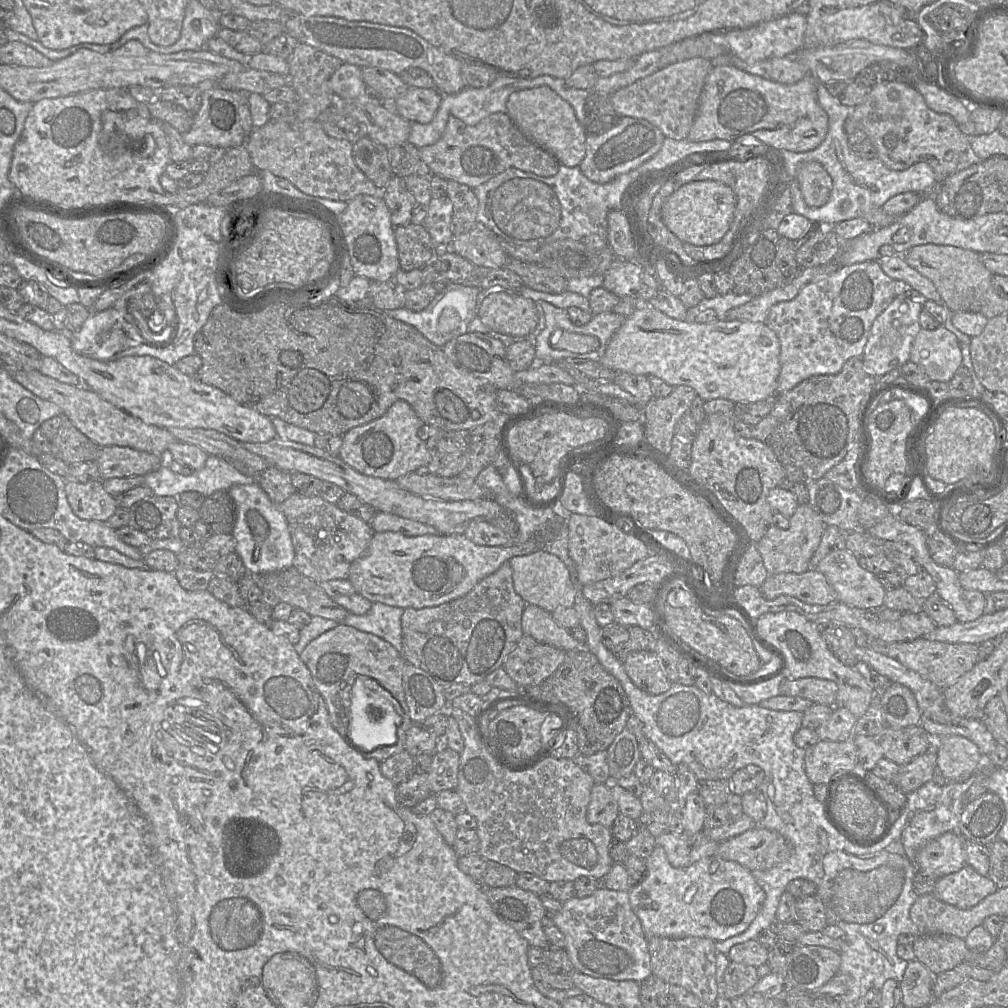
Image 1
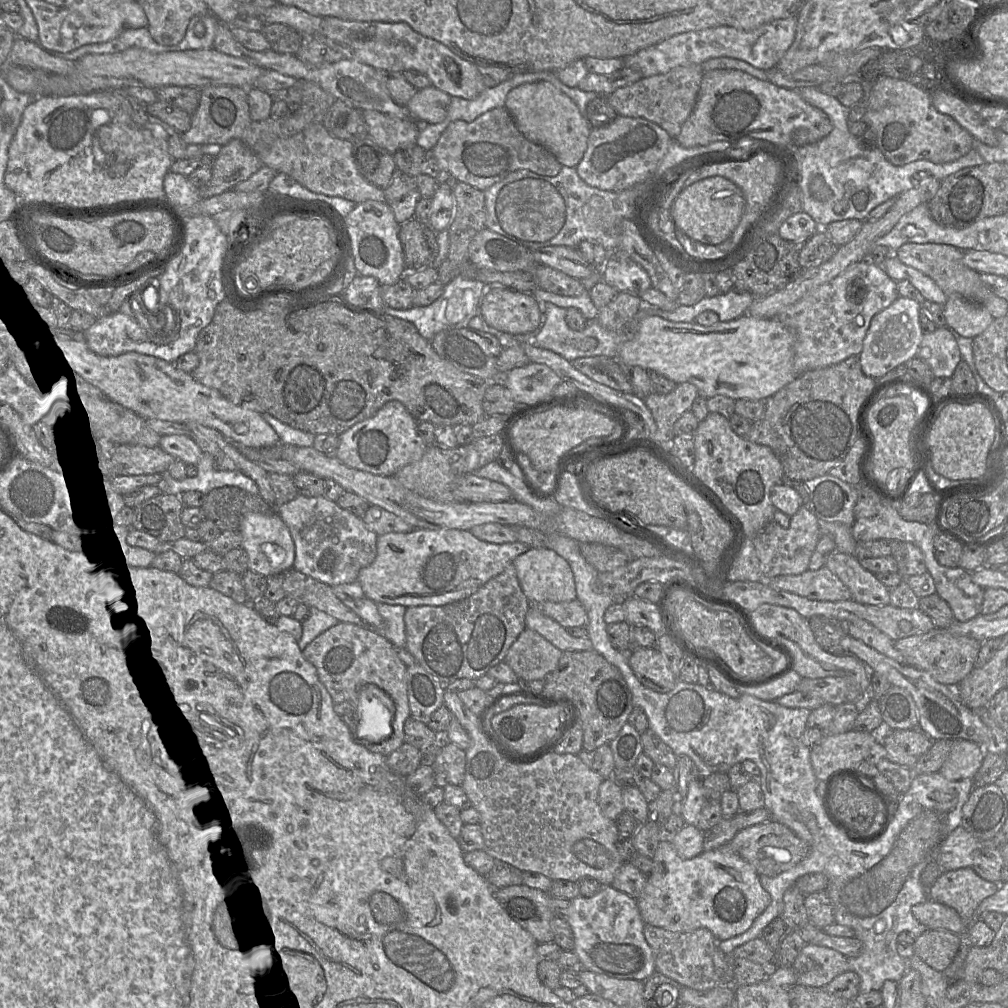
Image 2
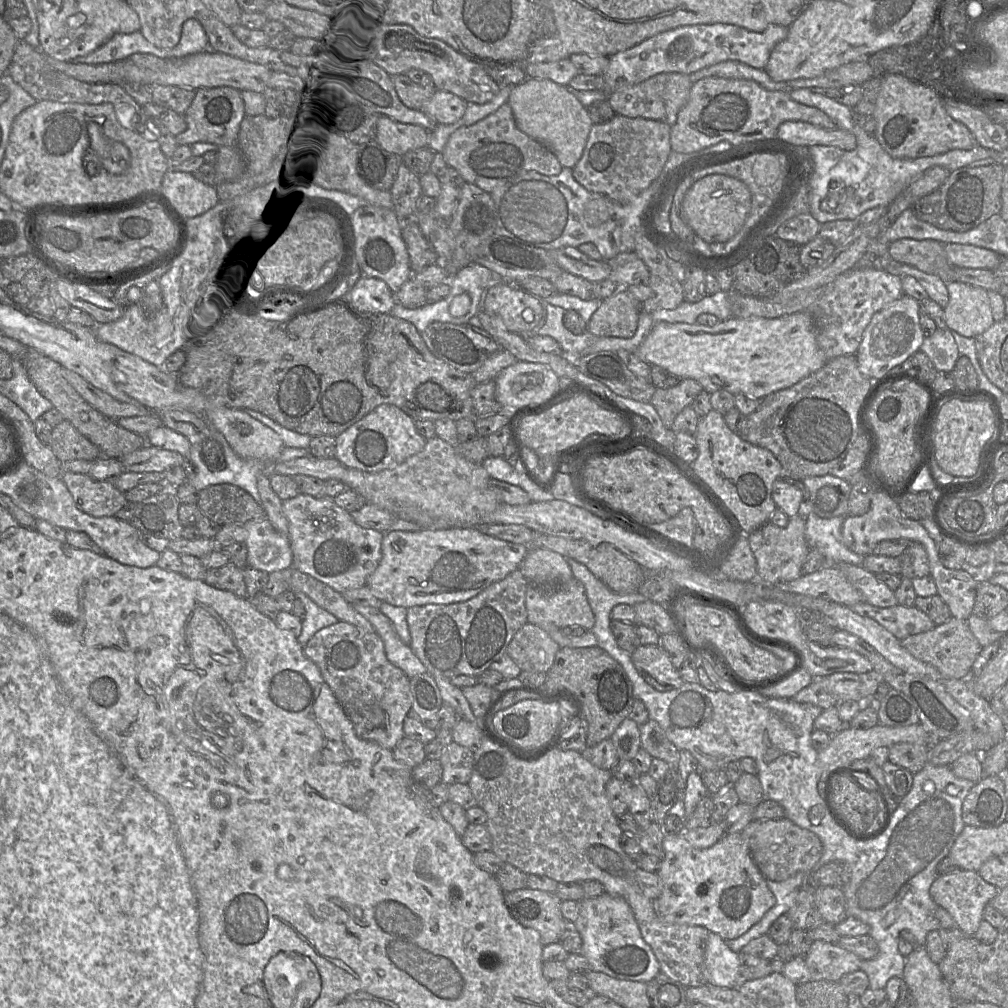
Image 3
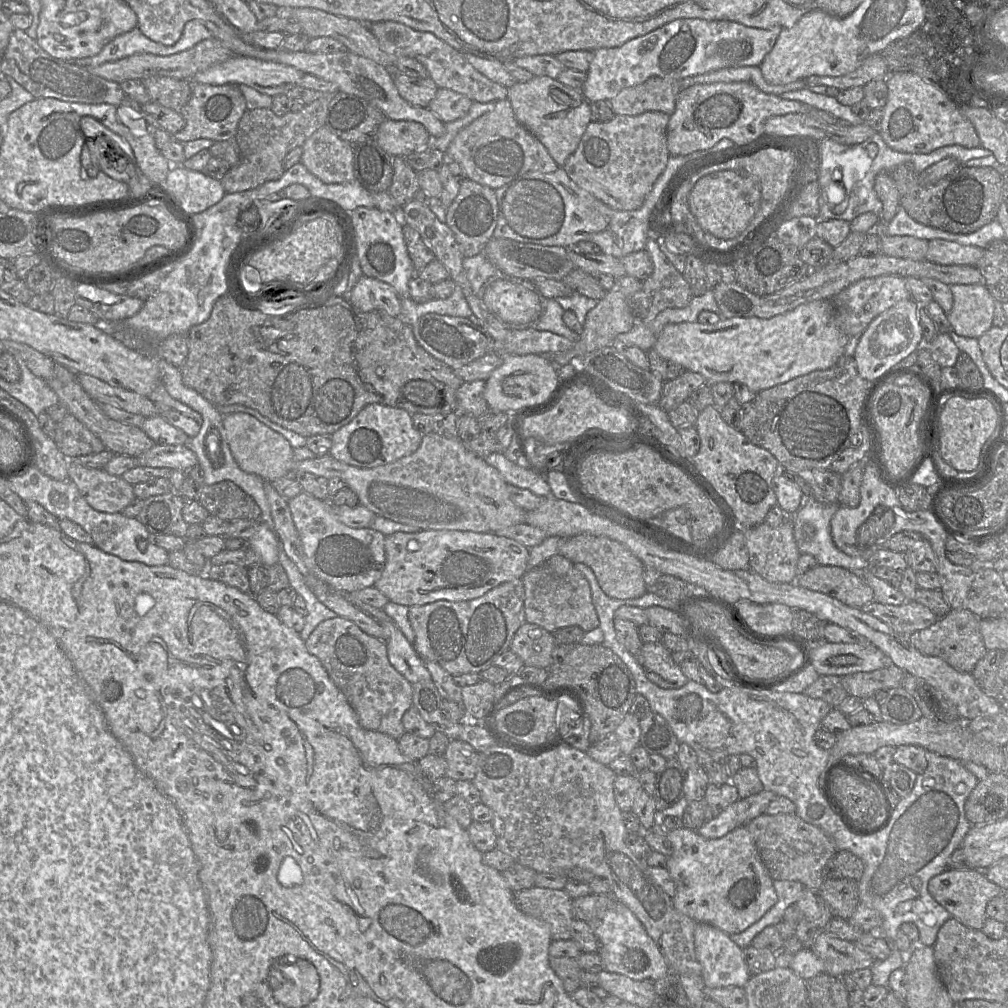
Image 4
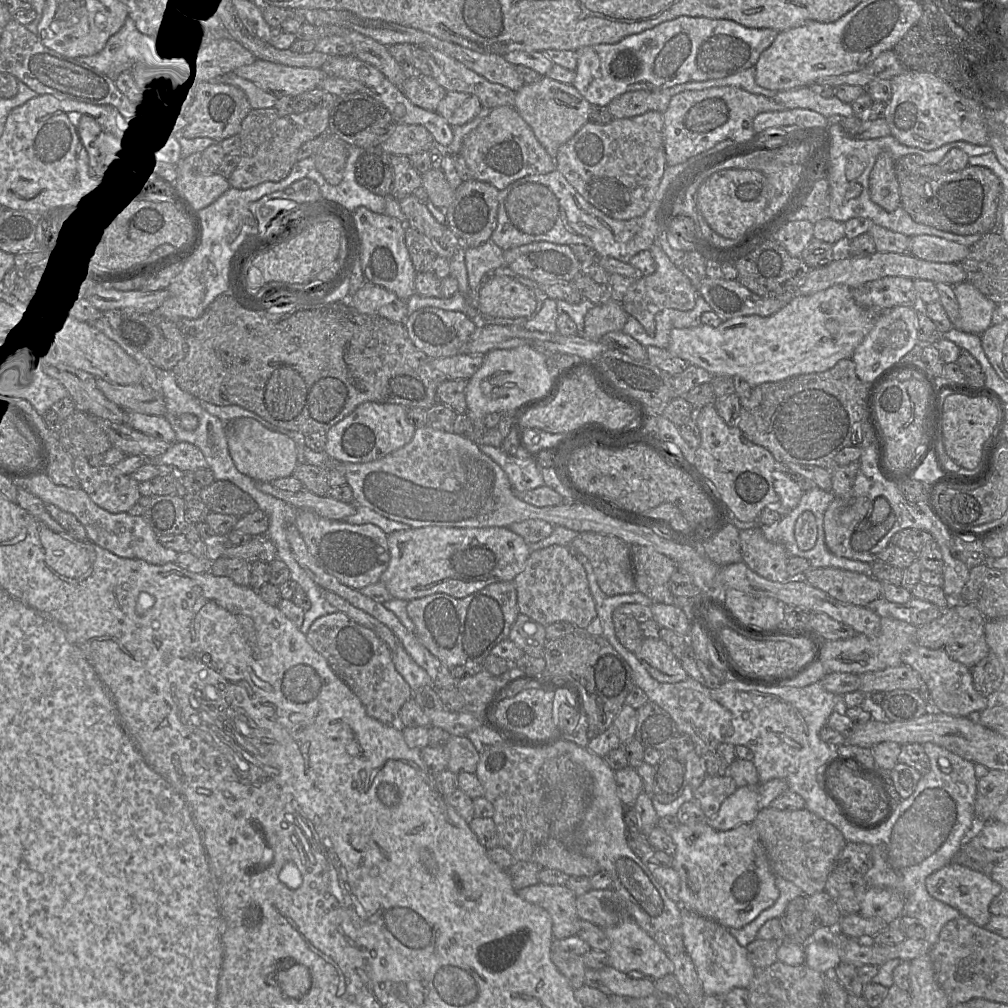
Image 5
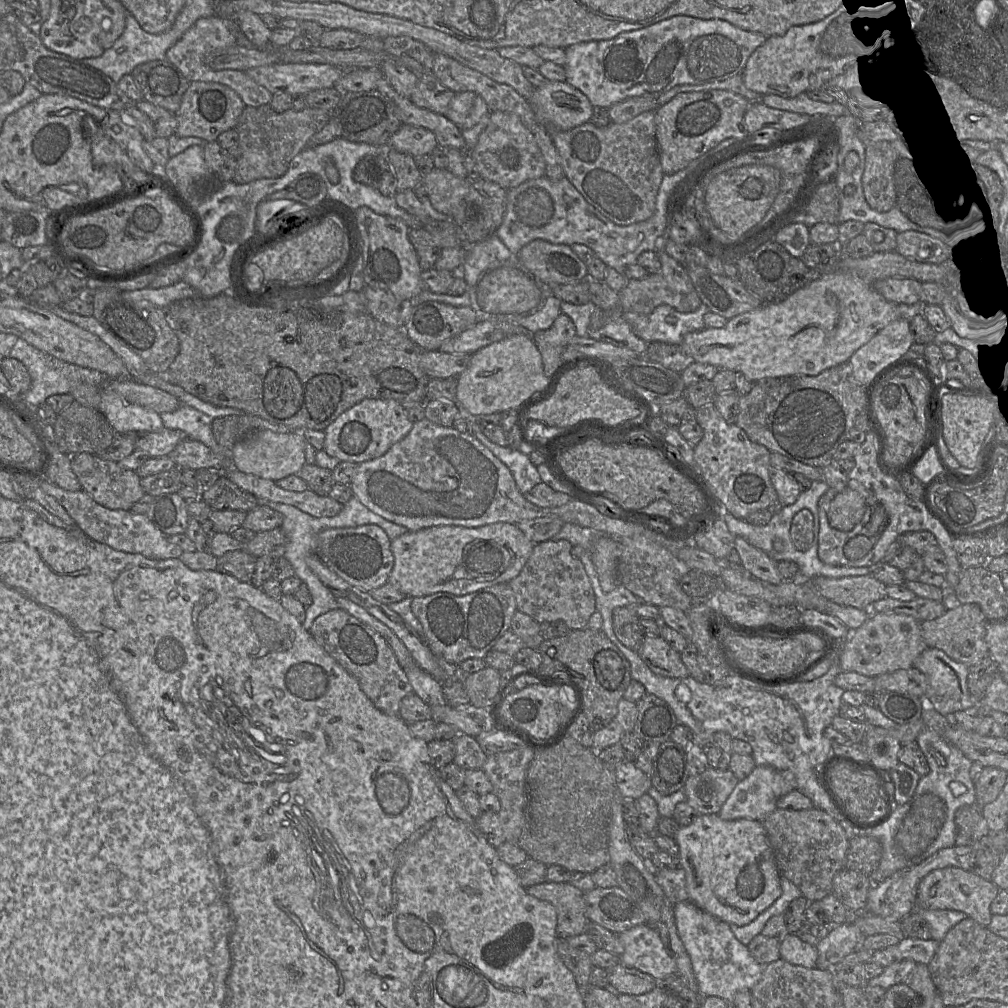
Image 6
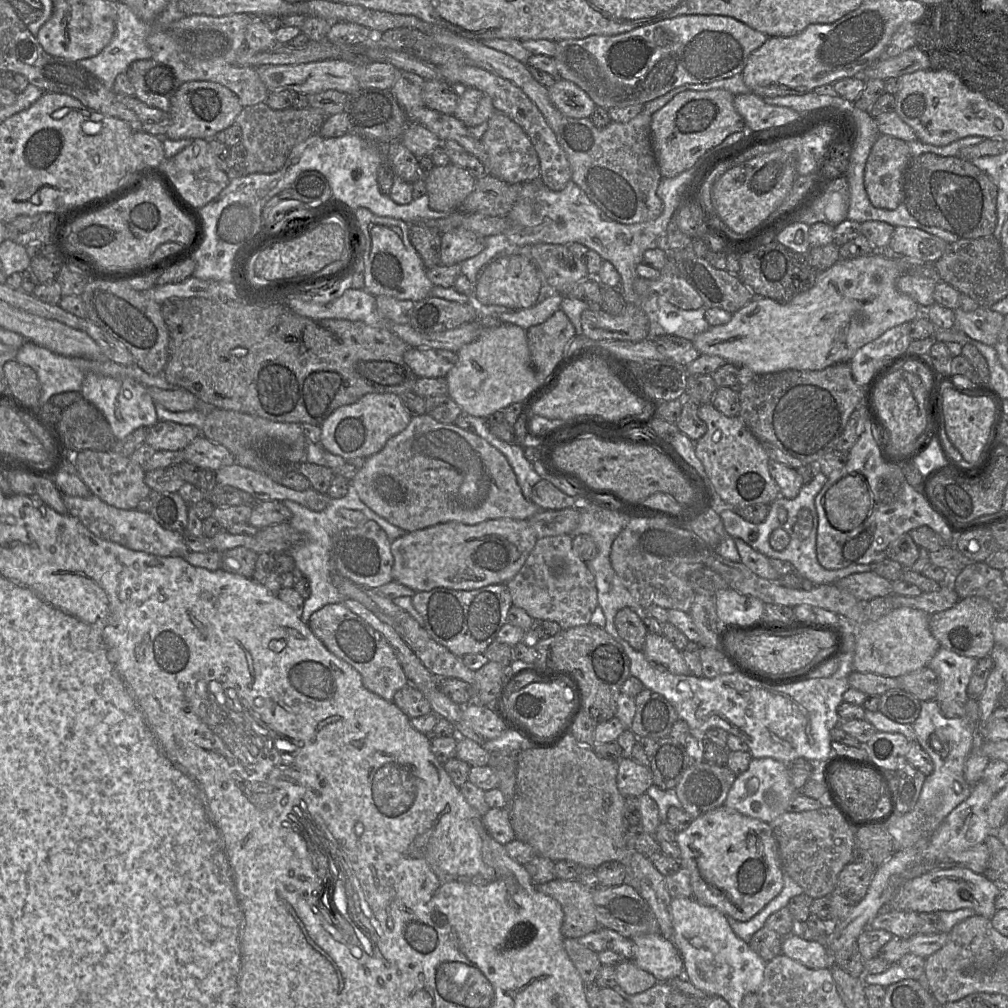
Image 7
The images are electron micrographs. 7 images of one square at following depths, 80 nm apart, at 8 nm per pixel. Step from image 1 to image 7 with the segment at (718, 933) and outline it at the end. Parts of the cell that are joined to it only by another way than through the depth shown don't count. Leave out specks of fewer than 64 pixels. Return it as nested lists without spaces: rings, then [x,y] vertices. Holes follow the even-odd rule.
[[[722,805],[698,816],[688,828],[677,832],[676,843],[681,850],[681,867],[689,871],[692,897],[740,922],[747,922],[753,918],[783,888],[783,869],[778,843],[767,822]]]

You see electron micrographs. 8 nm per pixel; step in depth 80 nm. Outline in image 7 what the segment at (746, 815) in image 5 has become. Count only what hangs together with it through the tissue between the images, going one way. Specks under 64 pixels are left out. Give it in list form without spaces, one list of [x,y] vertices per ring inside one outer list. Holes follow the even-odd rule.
[[[770,757],[752,758],[748,769],[737,775],[724,805],[744,815],[770,823],[787,811],[797,790],[791,783],[787,764]]]

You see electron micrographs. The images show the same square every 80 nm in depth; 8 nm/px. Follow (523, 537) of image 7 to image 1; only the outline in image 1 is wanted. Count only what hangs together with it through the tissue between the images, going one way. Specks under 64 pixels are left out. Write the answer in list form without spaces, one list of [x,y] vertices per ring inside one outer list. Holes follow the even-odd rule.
[[[391,531],[374,532],[367,551],[351,564],[347,579],[356,593],[372,603],[421,609],[467,595],[503,563],[536,551],[538,545],[535,540],[507,546],[481,546],[464,534],[405,536]]]

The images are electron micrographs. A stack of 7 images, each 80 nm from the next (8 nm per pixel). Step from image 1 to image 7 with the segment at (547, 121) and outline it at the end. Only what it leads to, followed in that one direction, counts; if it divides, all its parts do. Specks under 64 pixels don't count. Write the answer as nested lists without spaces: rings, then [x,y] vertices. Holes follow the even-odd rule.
[[[557,78],[548,93],[553,105],[567,117],[590,118],[596,107],[584,90],[568,80]]]

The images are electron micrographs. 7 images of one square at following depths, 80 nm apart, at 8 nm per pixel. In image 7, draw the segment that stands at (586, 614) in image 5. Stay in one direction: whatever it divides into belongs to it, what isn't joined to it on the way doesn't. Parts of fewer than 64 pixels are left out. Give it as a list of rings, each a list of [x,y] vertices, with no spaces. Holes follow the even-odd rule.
[[[569,534],[538,539],[522,568],[506,584],[513,605],[524,609],[535,620],[557,622],[562,630],[589,624],[598,606],[595,577],[575,553]]]

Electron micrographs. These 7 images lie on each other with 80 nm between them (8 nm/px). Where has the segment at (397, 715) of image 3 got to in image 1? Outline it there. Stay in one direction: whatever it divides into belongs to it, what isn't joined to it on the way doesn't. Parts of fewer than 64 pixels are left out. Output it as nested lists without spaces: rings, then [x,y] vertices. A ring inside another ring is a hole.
[[[339,623],[333,629],[324,632],[309,642],[299,656],[308,667],[313,683],[326,703],[332,726],[346,740],[349,740],[351,688],[354,681],[360,676],[371,677],[378,681],[384,690],[391,694],[400,704],[403,719],[397,728],[397,741],[393,745],[380,746],[369,752],[361,753],[365,758],[375,759],[381,763],[405,750],[406,732],[412,725],[402,680],[406,661],[394,646],[372,633],[363,632]]]

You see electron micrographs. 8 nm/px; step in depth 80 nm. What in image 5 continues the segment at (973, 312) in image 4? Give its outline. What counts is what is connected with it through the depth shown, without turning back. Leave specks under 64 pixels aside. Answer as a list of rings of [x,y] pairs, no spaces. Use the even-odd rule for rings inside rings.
[[[967,281],[953,286],[959,304],[959,317],[954,328],[981,335],[992,324],[992,314],[996,304]]]

